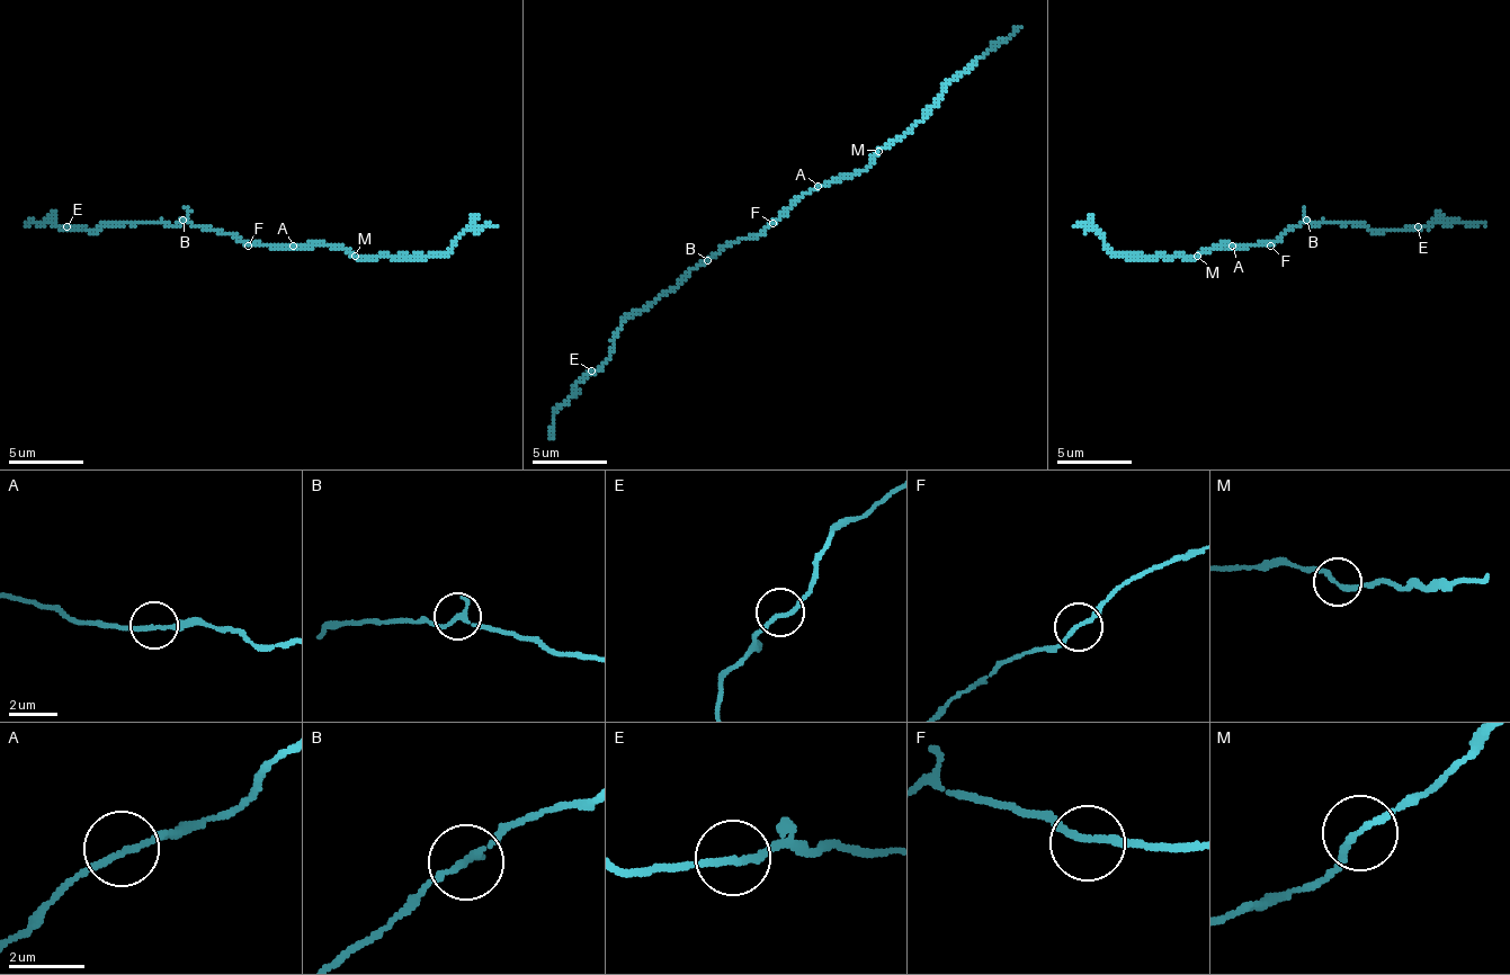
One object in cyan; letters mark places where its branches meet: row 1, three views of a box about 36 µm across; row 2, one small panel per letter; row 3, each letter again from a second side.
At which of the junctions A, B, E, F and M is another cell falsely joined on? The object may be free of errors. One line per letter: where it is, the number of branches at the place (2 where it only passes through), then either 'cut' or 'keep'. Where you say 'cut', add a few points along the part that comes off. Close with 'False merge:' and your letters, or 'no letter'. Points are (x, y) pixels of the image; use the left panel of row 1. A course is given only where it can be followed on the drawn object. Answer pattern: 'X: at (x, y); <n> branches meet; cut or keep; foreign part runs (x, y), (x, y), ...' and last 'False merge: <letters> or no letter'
A: at (293, 246); 2 branches meet; keep
B: at (182, 220); 2 branches meet; keep
E: at (66, 226); 2 branches meet; keep
F: at (248, 246); 2 branches meet; keep
M: at (355, 256); 2 branches meet; keep
False merge: no letter

